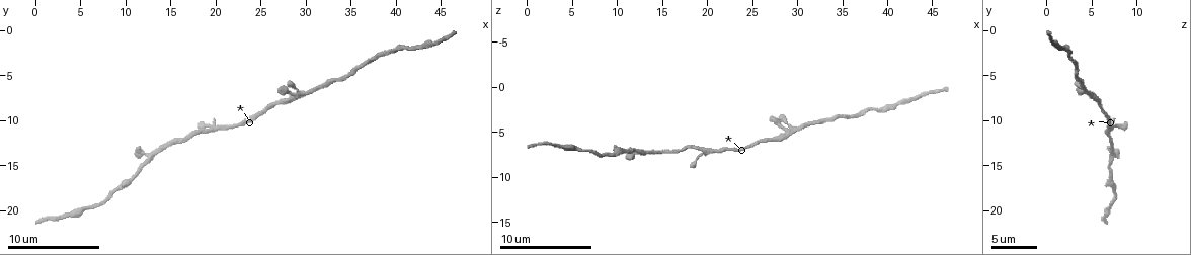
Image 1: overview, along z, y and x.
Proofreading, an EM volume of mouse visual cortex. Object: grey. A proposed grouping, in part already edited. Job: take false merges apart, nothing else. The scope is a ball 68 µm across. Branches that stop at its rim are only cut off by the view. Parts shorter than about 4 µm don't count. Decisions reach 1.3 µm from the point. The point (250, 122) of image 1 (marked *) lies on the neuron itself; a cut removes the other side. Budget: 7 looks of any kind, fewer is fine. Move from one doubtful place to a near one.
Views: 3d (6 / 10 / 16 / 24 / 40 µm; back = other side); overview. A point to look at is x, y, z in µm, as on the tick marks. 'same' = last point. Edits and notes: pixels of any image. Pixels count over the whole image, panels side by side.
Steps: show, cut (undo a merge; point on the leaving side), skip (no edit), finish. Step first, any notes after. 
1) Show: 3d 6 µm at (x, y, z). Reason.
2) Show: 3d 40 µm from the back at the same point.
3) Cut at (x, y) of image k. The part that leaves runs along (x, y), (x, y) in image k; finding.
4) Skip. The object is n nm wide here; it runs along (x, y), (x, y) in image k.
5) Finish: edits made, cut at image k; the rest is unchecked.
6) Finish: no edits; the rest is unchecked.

Show: 3d 6 µm at (29.4, 7.4, 4.8). Three-way junction.

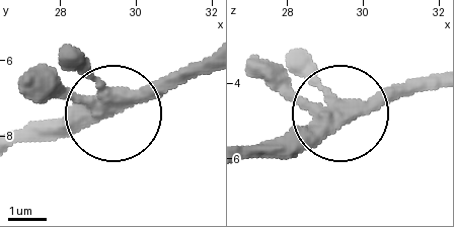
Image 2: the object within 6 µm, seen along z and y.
Skip. The object is 370 nm wide here; it runs along (244, 152), (380, 107), (406, 85) in image 2; one neuron here.

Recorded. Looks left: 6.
Show: 3d 10 µm at (8.8, 17.6, 7.4). Sudden change in width.

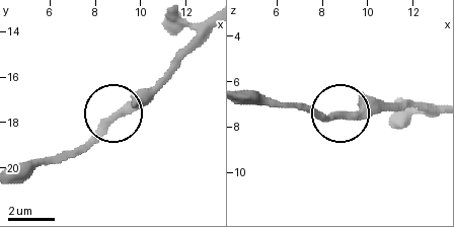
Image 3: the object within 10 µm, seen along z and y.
Skip. The object is 310 nm wide here; it runs along (210, 27), (72, 153) in image 3; continuous, no second neuron.

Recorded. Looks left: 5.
Show: 3d 6 µm at (12.4, 14.2, 7.4). Thick turns thin.

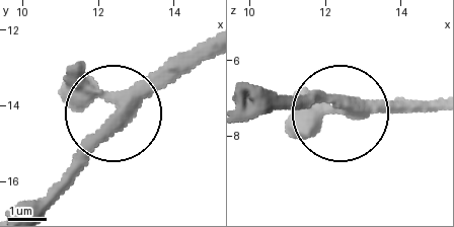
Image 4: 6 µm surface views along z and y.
Skip. The object is 310 nm wide here; it runs along (433, 99), (272, 99) in image 4; all the same neuron.

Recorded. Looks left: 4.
Finish: no edits; the rest is unchecked.

